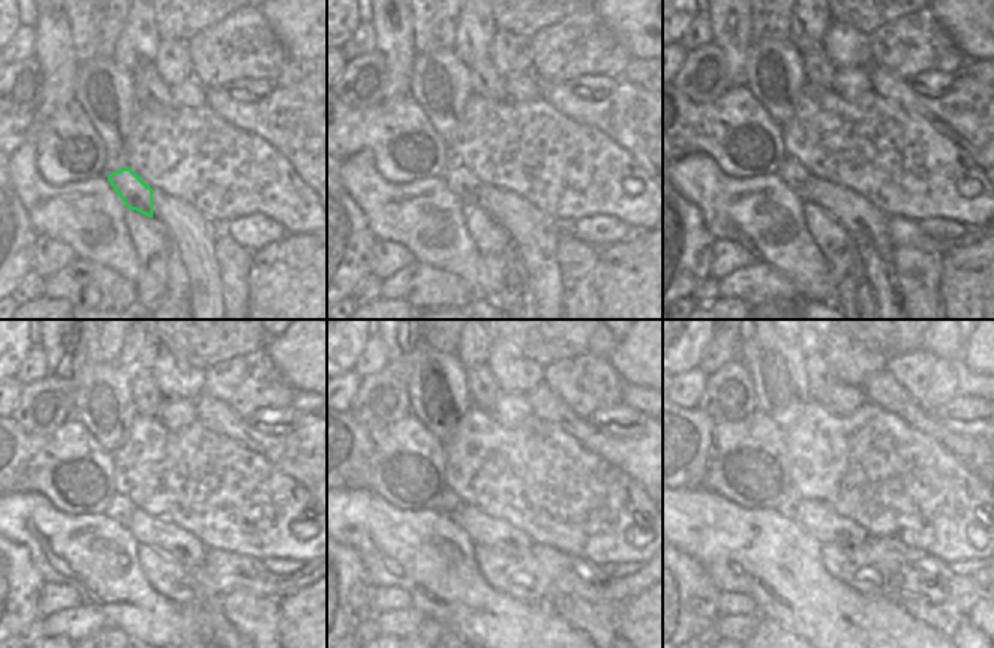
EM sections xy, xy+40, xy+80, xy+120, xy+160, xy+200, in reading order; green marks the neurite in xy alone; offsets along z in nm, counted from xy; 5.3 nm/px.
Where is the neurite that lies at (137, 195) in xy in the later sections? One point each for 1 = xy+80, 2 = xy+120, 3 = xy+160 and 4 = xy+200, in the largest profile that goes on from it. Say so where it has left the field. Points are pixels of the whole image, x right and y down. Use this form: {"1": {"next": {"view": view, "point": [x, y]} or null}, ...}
{"1": {"next": {"view": "xy+80", "point": [792, 173]}}, "2": {"next": {"view": "xy+120", "point": [119, 509]}}, "3": {"next": {"view": "xy+160", "point": [450, 506]}}, "4": {"next": {"view": "xy+200", "point": [787, 509]}}}

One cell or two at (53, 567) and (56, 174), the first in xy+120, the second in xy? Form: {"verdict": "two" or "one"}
{"verdict": "two"}

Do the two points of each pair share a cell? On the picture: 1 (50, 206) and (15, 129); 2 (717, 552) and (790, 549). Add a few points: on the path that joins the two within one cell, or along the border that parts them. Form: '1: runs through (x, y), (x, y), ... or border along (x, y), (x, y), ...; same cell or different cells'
1: border along (30, 114), (30, 123), (23, 143), (15, 150); different cells
2: runs through (735, 552), (772, 552); same cell

